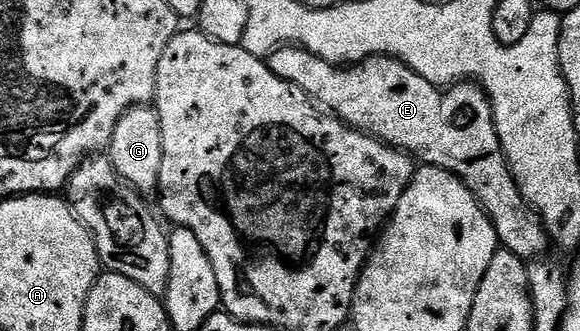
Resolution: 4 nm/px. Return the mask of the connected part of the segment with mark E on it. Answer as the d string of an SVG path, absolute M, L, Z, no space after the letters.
M280 45L271 54L269 64L277 76L301 87L301 91L309 94L316 105L338 117L352 129L359 129L378 141L400 149L402 153L410 153L416 162L423 165L436 165L438 169L444 169L458 177L461 183L465 183L467 190L475 196L477 203L493 223L502 248L508 249L513 255L526 262L542 258L546 254L543 252L546 251L547 245L549 246L547 228L543 226L538 213L527 204L527 200L517 187L515 176L507 166L507 156L503 153L501 139L497 135L491 100L478 85L456 83L450 87L440 88L429 83L429 79L417 75L402 61L386 55L369 57L366 61L343 68L313 55L307 49L300 49L298 45Z

